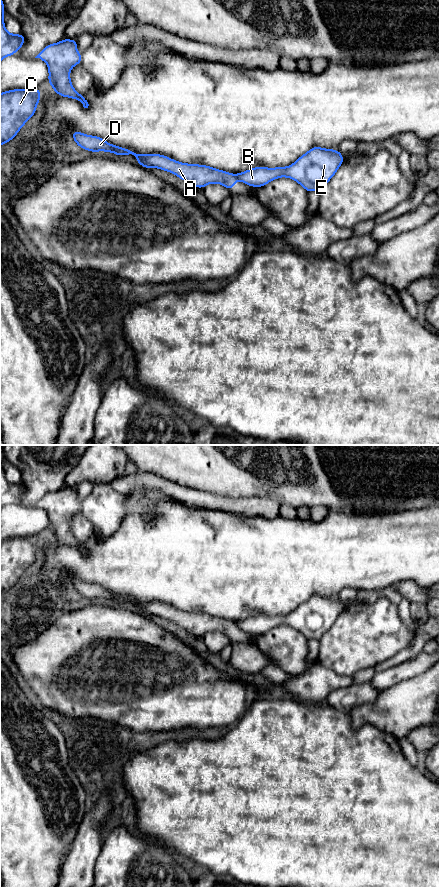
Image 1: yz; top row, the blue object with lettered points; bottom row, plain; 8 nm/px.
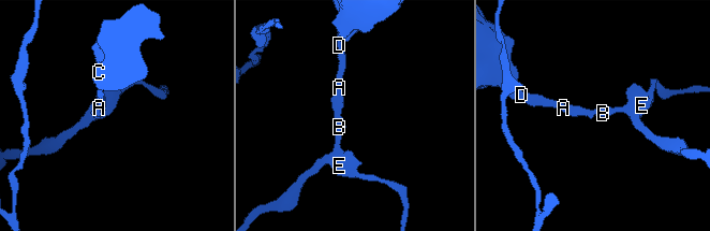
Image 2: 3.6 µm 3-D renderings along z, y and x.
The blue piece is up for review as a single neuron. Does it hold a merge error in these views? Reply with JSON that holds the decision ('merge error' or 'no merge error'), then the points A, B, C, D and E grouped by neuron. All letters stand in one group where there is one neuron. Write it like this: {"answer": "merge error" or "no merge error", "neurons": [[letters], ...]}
{"answer": "merge error", "neurons": [["A", "C", "D"], ["B", "E"]]}

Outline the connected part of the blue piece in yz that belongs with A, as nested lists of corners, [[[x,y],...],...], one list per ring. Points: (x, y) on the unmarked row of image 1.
[[[78,578],[74,579],[72,586],[79,595],[91,600],[106,599],[118,604],[133,603],[137,606],[139,613],[168,619],[198,636],[204,636],[210,631],[218,631],[224,633],[230,639],[238,628],[235,622],[206,613],[181,611],[160,602],[140,603],[133,598],[112,593],[100,585],[86,583]]]

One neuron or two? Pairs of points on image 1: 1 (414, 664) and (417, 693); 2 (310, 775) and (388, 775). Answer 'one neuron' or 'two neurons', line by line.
1: two neurons
2: one neuron

